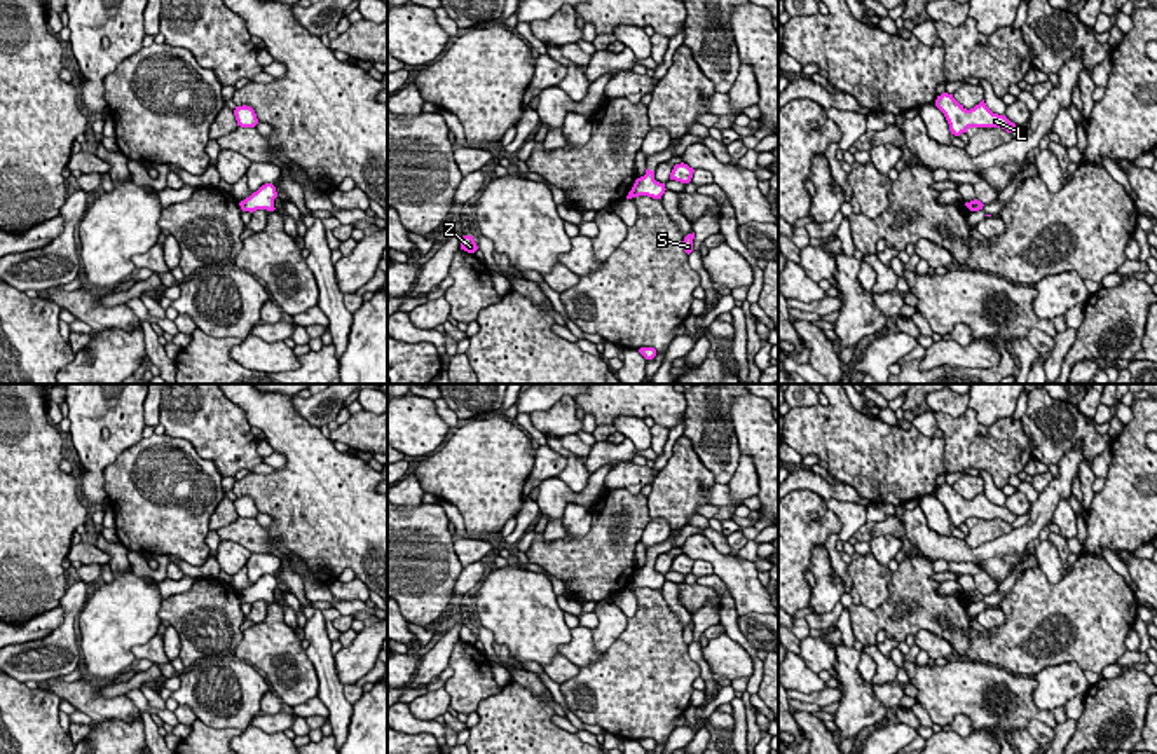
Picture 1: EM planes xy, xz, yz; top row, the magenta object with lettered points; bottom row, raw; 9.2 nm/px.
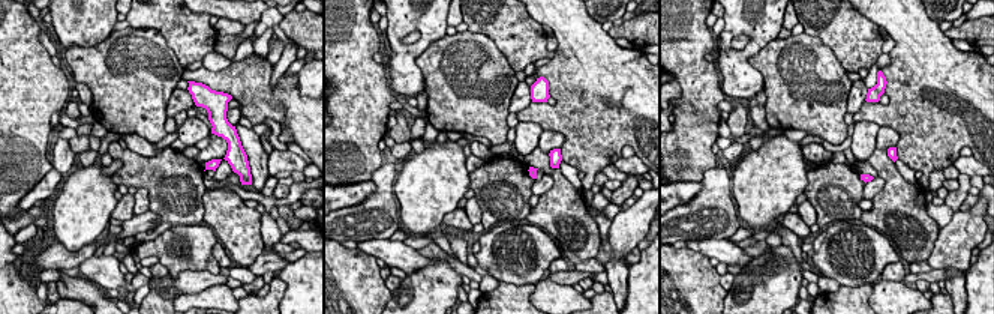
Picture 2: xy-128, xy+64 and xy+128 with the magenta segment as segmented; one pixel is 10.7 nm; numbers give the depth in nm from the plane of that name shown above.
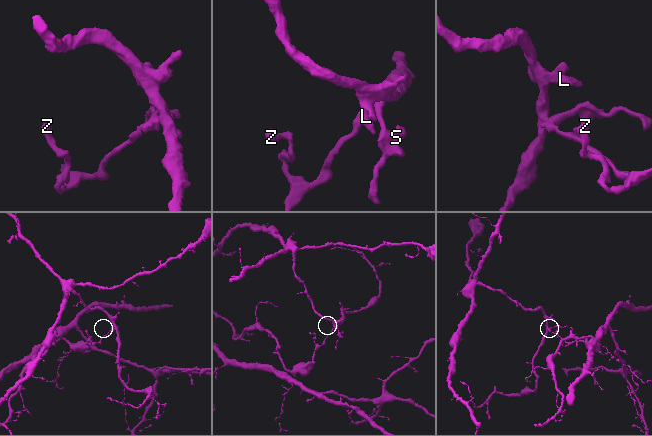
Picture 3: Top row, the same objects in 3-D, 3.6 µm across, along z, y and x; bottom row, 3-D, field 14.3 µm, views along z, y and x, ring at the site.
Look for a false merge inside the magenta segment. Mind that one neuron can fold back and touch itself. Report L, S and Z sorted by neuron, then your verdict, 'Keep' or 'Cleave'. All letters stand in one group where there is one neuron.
Groups: L S / Z. Cleave

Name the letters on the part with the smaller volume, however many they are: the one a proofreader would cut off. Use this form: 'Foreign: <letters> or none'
Foreign: Z

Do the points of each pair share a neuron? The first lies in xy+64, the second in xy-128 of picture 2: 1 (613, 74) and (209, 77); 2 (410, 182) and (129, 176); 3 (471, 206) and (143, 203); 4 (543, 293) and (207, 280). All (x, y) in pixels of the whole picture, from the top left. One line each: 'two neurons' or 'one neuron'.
1: one neuron
2: two neurons
3: one neuron
4: two neurons

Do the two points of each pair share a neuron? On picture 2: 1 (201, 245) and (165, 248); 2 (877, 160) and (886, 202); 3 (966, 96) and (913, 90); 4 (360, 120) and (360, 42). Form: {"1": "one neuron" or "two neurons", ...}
{"1": "one neuron", "2": "one neuron", "3": "one neuron", "4": "one neuron"}

